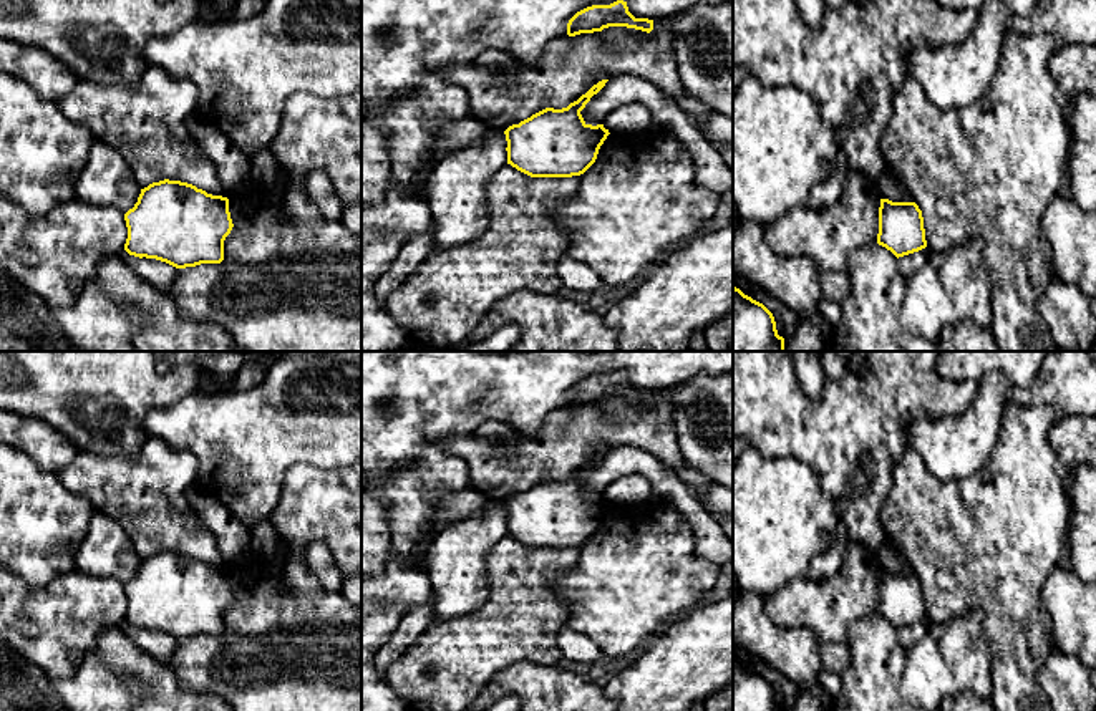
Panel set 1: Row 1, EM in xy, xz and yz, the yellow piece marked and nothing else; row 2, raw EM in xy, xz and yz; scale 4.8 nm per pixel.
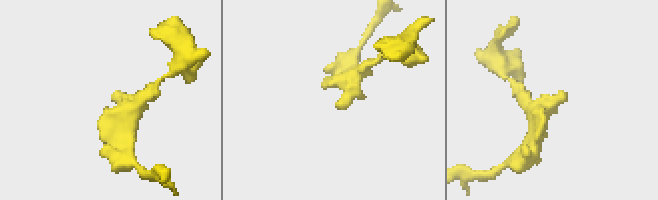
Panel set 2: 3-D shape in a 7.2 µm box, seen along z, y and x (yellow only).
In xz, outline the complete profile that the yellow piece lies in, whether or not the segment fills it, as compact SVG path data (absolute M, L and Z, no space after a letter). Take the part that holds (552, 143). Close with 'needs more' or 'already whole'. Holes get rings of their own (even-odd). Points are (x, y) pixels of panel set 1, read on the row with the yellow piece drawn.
M609 80L594 85L567 108L546 108L509 126L507 164L531 177L572 177L584 174L597 159L610 134L604 124L587 124L580 114Z | already whole

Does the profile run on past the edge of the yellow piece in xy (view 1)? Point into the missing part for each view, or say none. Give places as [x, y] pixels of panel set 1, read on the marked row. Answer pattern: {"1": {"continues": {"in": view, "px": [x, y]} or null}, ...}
{"1": {"continues": null}}

